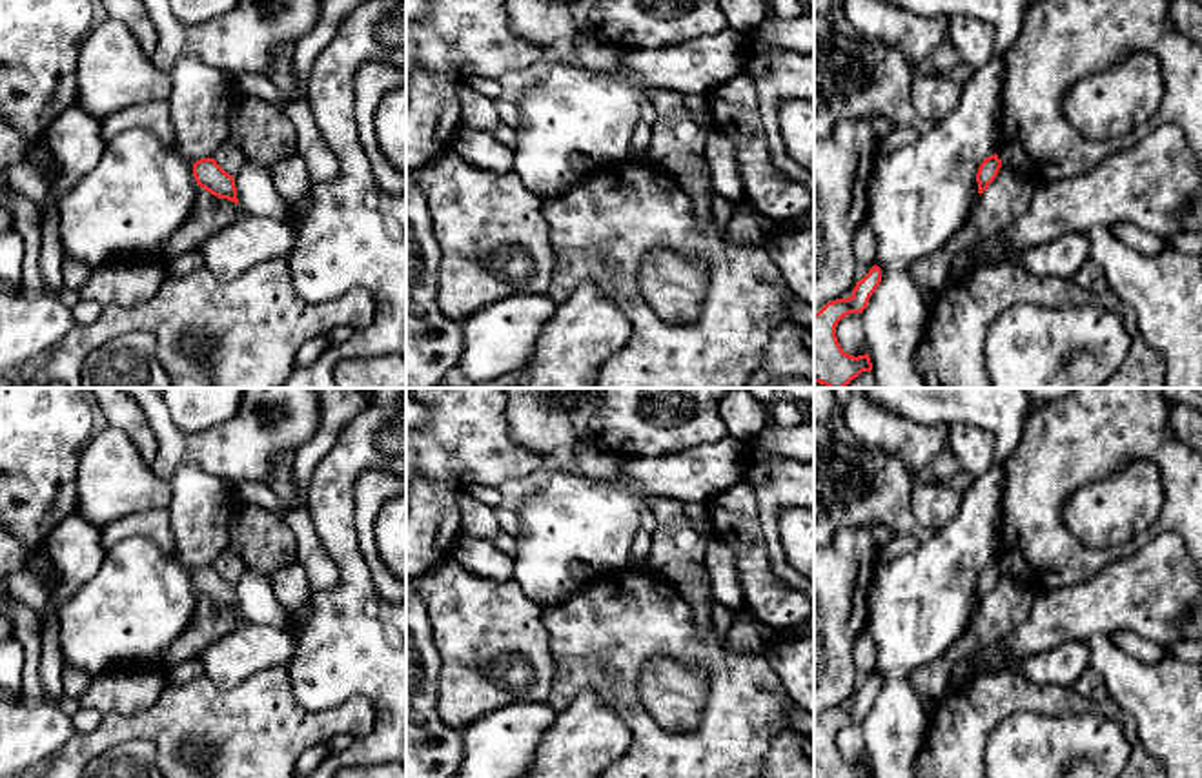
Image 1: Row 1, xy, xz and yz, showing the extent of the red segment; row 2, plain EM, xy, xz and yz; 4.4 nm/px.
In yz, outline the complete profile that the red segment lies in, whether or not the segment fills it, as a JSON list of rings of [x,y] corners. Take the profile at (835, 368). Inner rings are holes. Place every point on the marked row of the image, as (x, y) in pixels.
[[[874,264],[856,282],[851,297],[830,301],[814,313],[814,383],[827,388],[845,388],[861,372],[872,370],[869,353],[854,357],[843,352],[836,337],[836,326],[849,313],[861,313],[880,282],[881,270]]]

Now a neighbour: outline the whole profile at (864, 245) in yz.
[[[865,220],[854,233],[852,257],[856,262],[854,281],[858,282],[869,273],[876,259],[876,237]]]

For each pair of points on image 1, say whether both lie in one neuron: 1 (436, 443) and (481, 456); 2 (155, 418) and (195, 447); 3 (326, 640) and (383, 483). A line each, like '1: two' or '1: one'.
1: one
2: one
3: two

